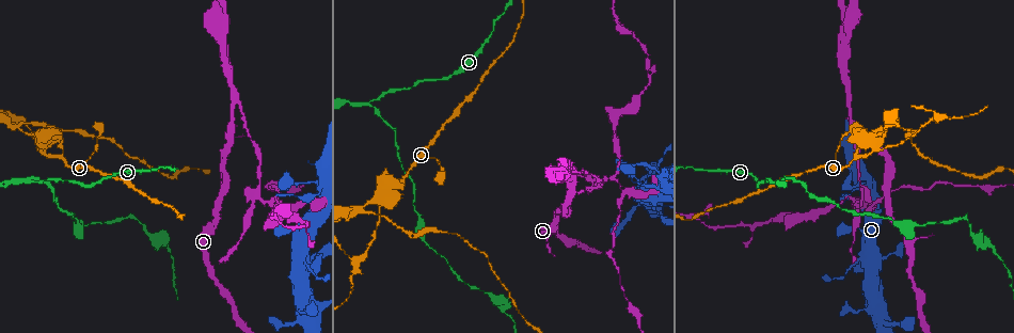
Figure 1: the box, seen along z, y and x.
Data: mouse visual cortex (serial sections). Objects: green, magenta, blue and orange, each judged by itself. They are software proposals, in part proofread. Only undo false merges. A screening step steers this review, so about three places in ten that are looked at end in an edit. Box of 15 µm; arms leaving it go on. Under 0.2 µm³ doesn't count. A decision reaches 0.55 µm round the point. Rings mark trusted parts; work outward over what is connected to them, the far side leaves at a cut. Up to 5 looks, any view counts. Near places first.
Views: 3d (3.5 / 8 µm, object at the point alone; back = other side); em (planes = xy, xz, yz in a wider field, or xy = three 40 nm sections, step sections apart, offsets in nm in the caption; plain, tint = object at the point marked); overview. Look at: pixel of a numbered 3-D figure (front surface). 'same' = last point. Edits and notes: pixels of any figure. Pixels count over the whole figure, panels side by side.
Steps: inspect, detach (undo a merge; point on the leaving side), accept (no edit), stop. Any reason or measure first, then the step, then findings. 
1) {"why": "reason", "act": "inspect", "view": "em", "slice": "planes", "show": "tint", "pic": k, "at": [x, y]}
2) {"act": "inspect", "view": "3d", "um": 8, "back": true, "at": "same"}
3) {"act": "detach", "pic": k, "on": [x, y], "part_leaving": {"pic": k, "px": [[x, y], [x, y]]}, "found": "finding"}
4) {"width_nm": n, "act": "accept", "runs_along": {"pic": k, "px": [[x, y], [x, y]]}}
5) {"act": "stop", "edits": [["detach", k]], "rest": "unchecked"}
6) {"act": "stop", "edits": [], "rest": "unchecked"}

{"why": "three arms meet", "act": "inspect", "view": "3d", "um": 3.5, "pic": 1, "at": [45, 150]}

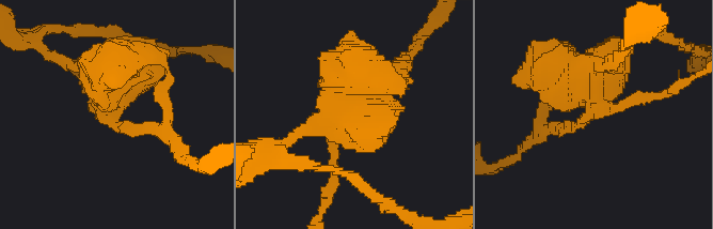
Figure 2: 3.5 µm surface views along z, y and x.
{"why": "shape alone is not enough", "act": "inspect", "view": "em", "slice": "xy", "step": 2, "show": "tint", "pic": 2, "at": [106, 105]}

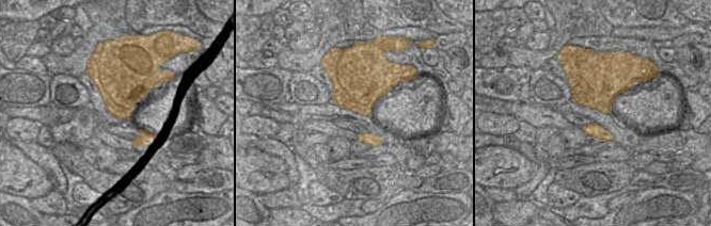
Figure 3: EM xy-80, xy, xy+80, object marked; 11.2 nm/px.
{"act": "detach", "pic": 2, "on": [348, 134], "part_leaving": {"pic": 2, "px": [[595, 100], [584, 74], [621, 54]]}, "found": "a second cell is stuck on"}

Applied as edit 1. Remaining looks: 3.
{"why": "branch point", "act": "inspect", "view": "3d", "um": 3.5, "pic": 1, "at": [15, 118]}

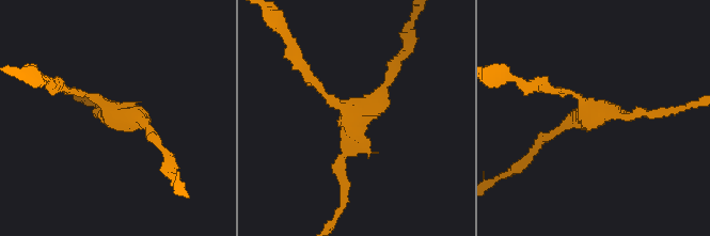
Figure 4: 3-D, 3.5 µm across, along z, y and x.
{"arms": 3, "arm_widths_nm": [100, 150, 150], "why": "shape alone is not enough", "act": "inspect", "view": "em", "slice": "xy", "step": 5, "show": "tint", "pic": 4, "at": [120, 117]}

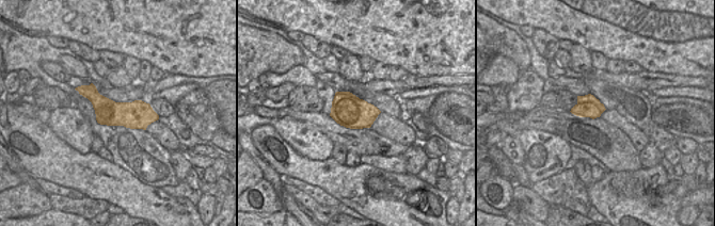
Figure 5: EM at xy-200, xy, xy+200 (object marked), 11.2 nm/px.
{"act": "inspect", "view": "em", "slice": "xy", "step": 2, "show": "tint", "at": "same"}

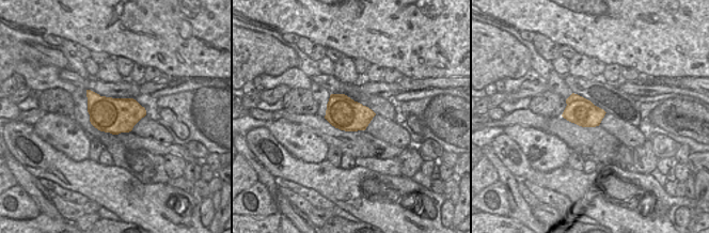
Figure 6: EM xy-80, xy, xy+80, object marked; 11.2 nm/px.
{"act": "accept", "found": "all the same cell"}

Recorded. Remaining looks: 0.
{"act": "stop", "edits": [["detach", 2]], "rest": "unchecked"}

